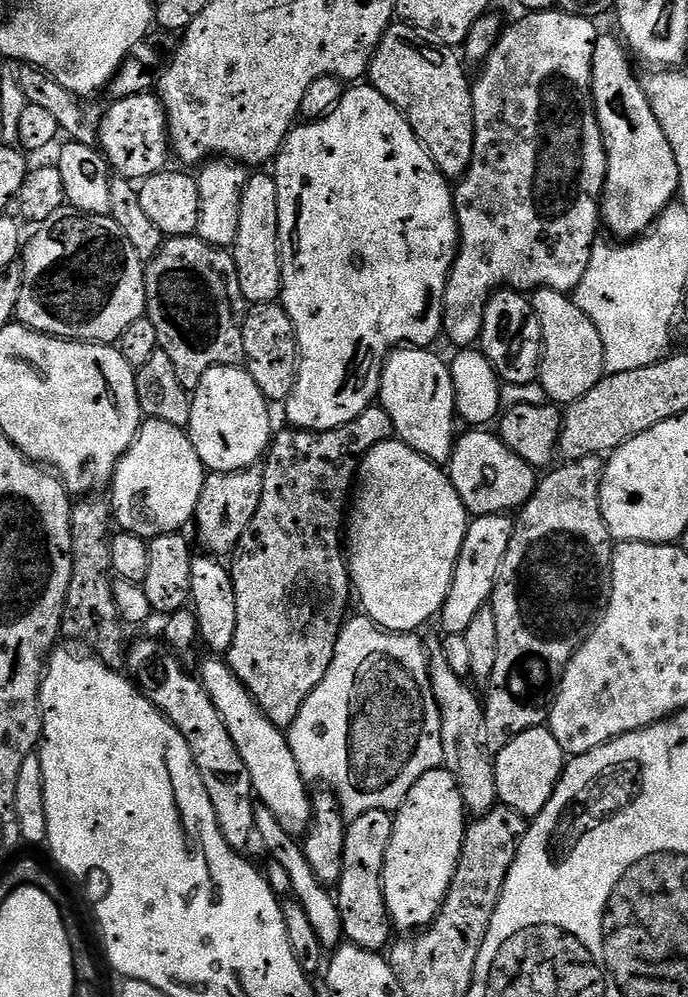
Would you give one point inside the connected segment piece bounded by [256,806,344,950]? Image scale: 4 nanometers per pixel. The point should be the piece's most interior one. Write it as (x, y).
(319, 905)

